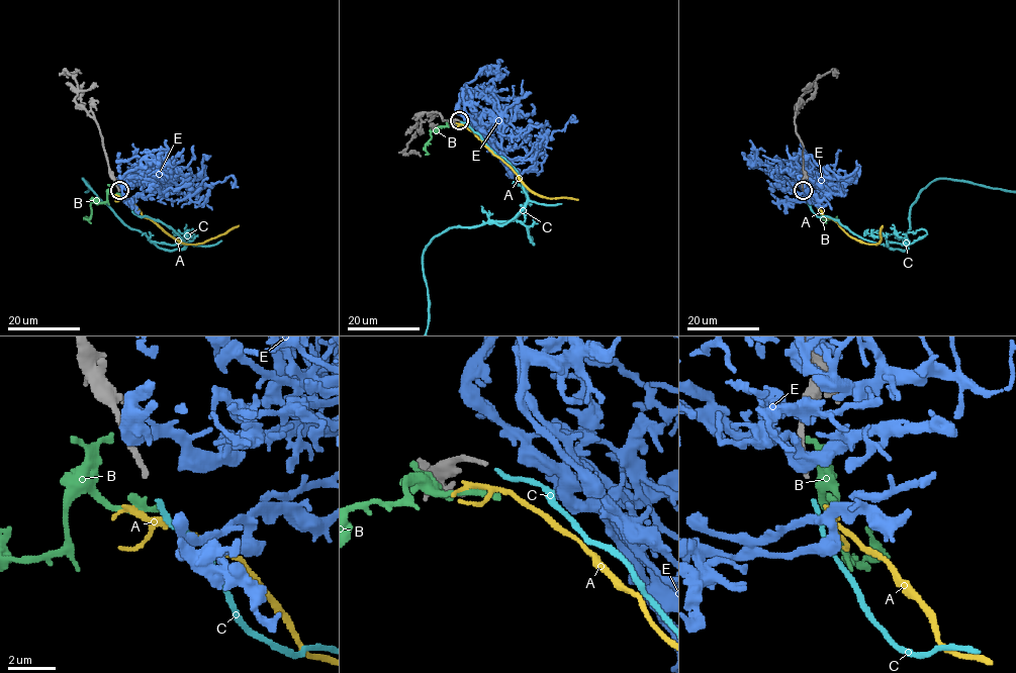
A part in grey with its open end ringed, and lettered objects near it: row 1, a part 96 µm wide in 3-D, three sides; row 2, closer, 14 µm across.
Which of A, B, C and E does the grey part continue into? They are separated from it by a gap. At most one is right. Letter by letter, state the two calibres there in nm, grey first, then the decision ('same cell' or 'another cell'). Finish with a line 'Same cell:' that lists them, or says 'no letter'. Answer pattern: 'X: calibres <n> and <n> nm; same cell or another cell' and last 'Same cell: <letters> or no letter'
A: calibres 170 and 240 nm; another cell
B: calibres 170 and 240 nm; another cell
C: calibres 170 and 170 nm; same cell
E: calibres 170 and 480 nm; another cell
Same cell: C

